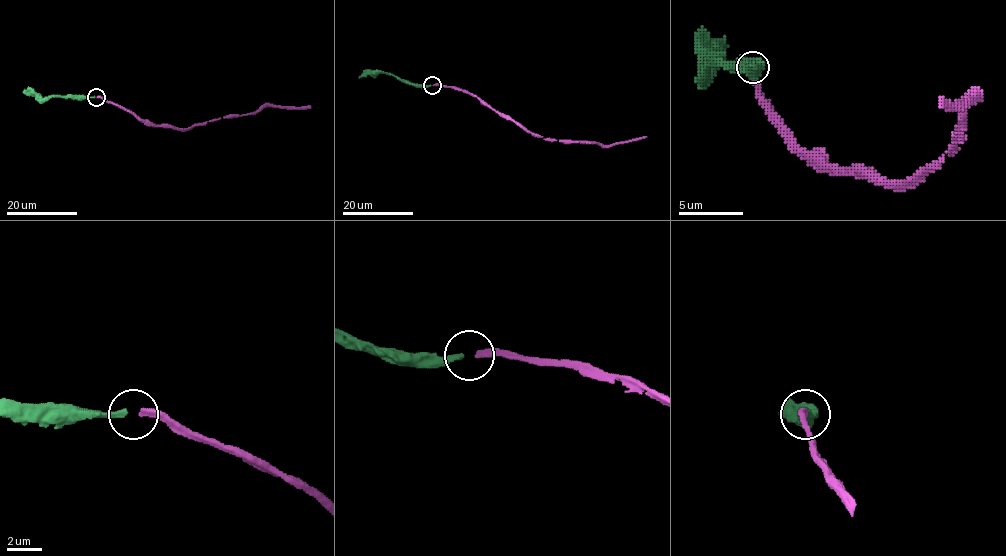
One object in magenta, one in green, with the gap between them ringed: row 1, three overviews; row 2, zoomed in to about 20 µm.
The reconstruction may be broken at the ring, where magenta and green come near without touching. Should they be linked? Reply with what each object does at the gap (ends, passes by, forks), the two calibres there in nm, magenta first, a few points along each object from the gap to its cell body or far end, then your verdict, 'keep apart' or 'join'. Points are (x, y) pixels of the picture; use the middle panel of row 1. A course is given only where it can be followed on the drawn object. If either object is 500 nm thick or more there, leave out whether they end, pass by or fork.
magenta ends; green ends; calibres 400 and 320 nm; course magenta (433, 85), (456, 87), (543, 139), (612, 146), (646, 136); course green (431, 85), (409, 84), (382, 73), (364, 74), (359, 78); join

